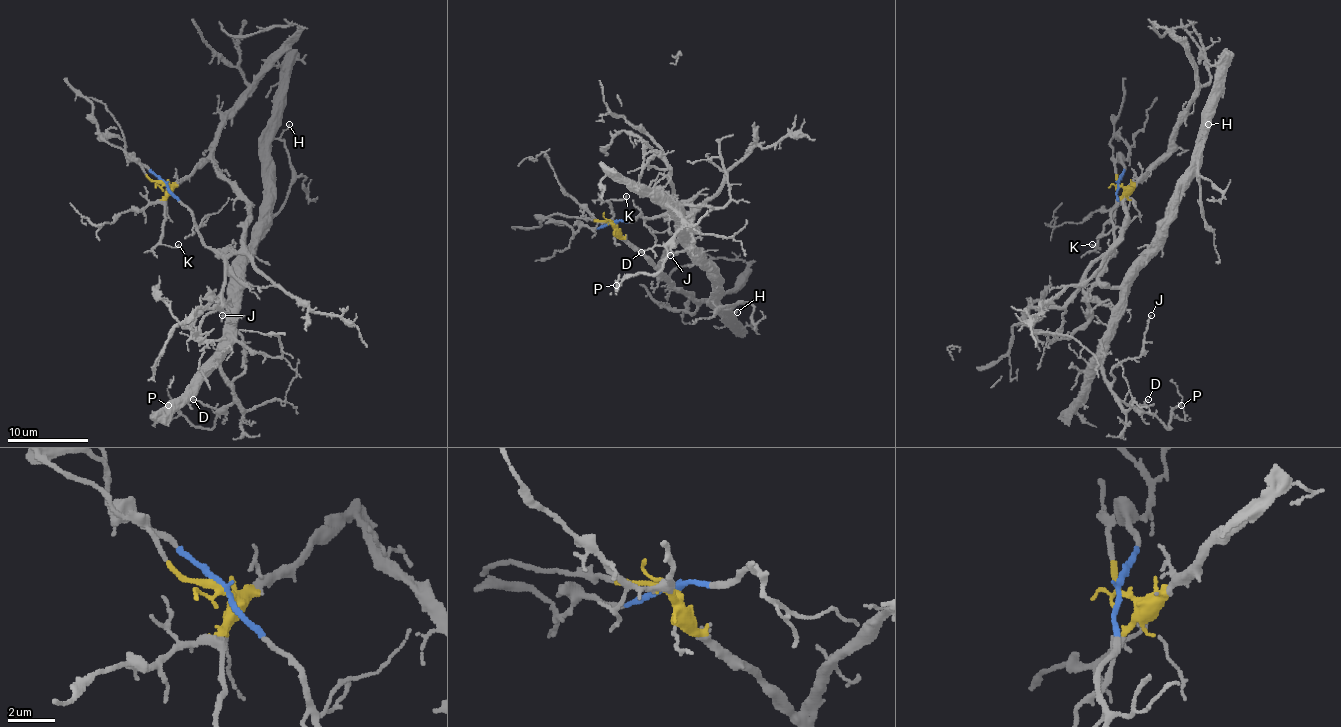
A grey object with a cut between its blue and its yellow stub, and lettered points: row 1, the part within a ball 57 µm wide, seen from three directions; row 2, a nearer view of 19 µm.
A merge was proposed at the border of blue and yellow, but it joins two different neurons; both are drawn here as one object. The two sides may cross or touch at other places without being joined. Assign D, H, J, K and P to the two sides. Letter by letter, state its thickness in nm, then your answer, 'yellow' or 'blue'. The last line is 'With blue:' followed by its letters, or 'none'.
D: 100 nm thick; blue
H: 110 nm thick; blue
J: 140 nm thick; blue
K: 120 nm thick; yellow
P: 100 nm thick; blue
With blue: D, H, J, P

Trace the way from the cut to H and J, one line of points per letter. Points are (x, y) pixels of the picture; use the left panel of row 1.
H: (164, 183), (191, 213), (195, 229), (242, 286), (242, 256), (256, 242), (264, 213), (264, 148), (288, 124)
J: (164, 183), (242, 282), (223, 343), (227, 382), (244, 355), (242, 335), (221, 315)

